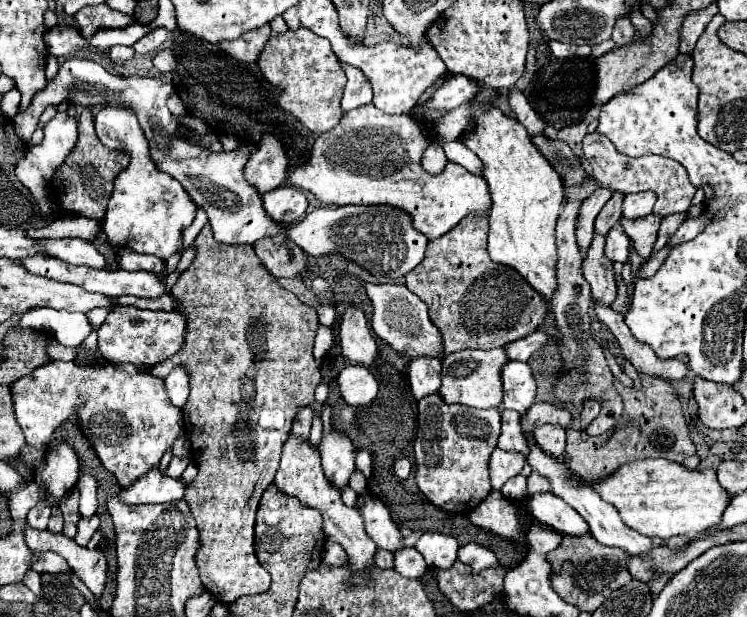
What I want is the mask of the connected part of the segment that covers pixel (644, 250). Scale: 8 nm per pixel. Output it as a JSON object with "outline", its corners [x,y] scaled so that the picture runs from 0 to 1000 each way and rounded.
{"outline":[[[869,347],[869,350],[855,353],[855,357],[831,353],[831,366],[834,366],[837,379],[850,395],[850,408],[863,421],[874,412],[874,399],[877,399],[877,389],[880,389],[882,363],[885,363],[885,353],[877,350],[877,347]]]}

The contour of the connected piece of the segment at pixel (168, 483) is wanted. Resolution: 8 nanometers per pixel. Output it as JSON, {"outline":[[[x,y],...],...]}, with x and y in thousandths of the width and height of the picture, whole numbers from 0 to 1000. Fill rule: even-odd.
{"outline":[[[207,759],[205,765],[197,765],[197,771],[189,771],[189,778],[178,784],[178,791],[162,794],[157,804],[173,817],[194,817],[197,807],[205,807],[202,814],[207,814],[207,807],[218,807],[218,814],[242,810],[245,801],[248,801],[248,788],[242,781],[232,775],[221,775],[213,765],[213,759]]]}

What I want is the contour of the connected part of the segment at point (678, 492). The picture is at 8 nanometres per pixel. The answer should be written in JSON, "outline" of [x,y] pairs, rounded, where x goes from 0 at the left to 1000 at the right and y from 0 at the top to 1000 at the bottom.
{"outline":[[[855,746],[834,752],[826,765],[791,781],[794,794],[815,817],[821,817],[845,859],[871,872],[896,872],[917,865],[930,872],[938,859],[963,846],[965,830],[979,804],[965,791],[954,762],[917,762],[898,746]]]}

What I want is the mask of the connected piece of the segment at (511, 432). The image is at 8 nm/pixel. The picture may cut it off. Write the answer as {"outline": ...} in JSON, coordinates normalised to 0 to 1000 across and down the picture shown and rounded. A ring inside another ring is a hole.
{"outline":[[[673,665],[671,668],[671,707],[668,707],[668,726],[671,729],[687,729],[695,733],[705,742],[708,736],[708,720],[697,700],[697,687],[695,687],[692,668],[687,665]]]}

